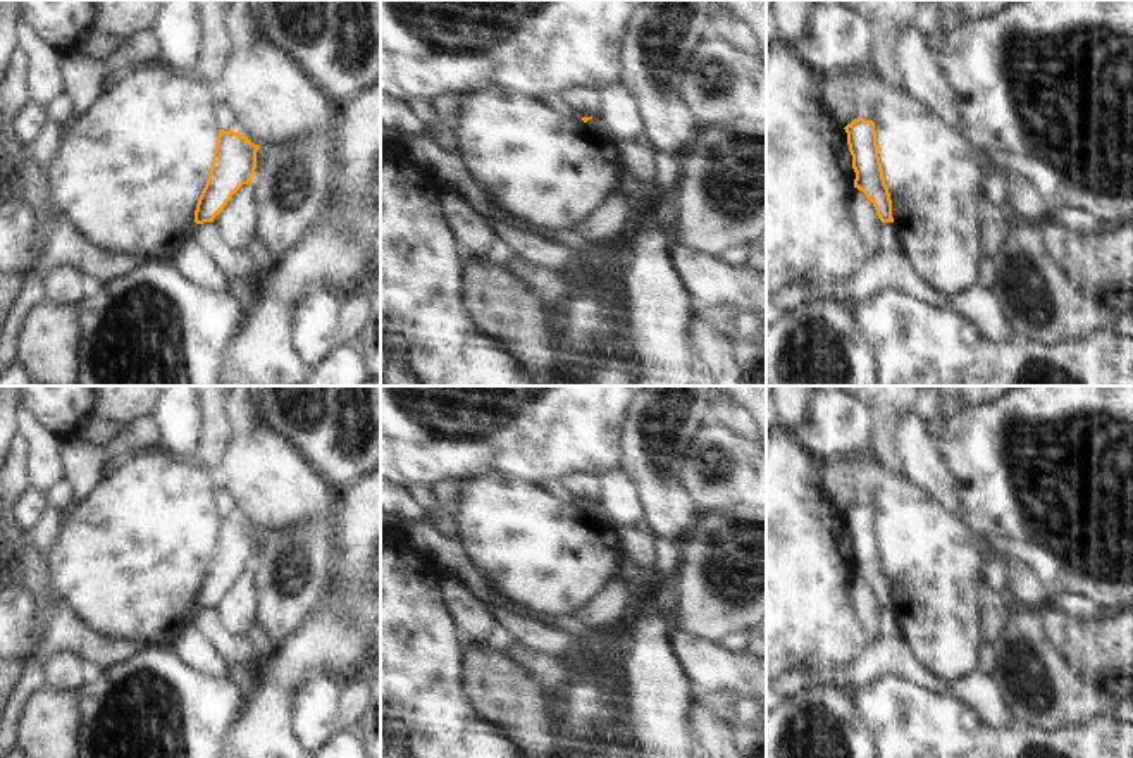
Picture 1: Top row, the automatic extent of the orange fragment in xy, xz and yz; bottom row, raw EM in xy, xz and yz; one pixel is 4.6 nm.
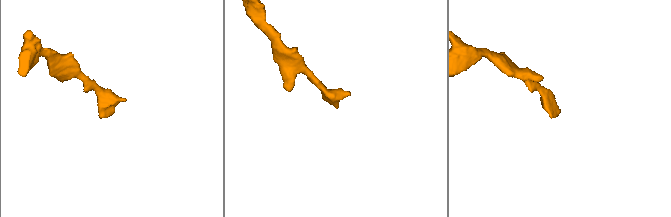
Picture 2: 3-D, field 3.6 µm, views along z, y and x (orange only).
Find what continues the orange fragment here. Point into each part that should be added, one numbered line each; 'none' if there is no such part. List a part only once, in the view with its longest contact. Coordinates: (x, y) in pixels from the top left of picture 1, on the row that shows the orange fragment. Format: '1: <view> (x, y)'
none

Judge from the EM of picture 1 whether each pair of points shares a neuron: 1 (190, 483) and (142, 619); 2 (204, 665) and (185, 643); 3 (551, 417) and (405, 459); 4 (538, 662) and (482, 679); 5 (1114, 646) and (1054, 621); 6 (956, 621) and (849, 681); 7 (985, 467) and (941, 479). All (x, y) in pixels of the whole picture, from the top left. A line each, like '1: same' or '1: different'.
1: same
2: same
3: same
4: different
5: same
6: different
7: different

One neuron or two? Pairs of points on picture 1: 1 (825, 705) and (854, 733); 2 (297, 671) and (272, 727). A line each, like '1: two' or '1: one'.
1: one
2: one

